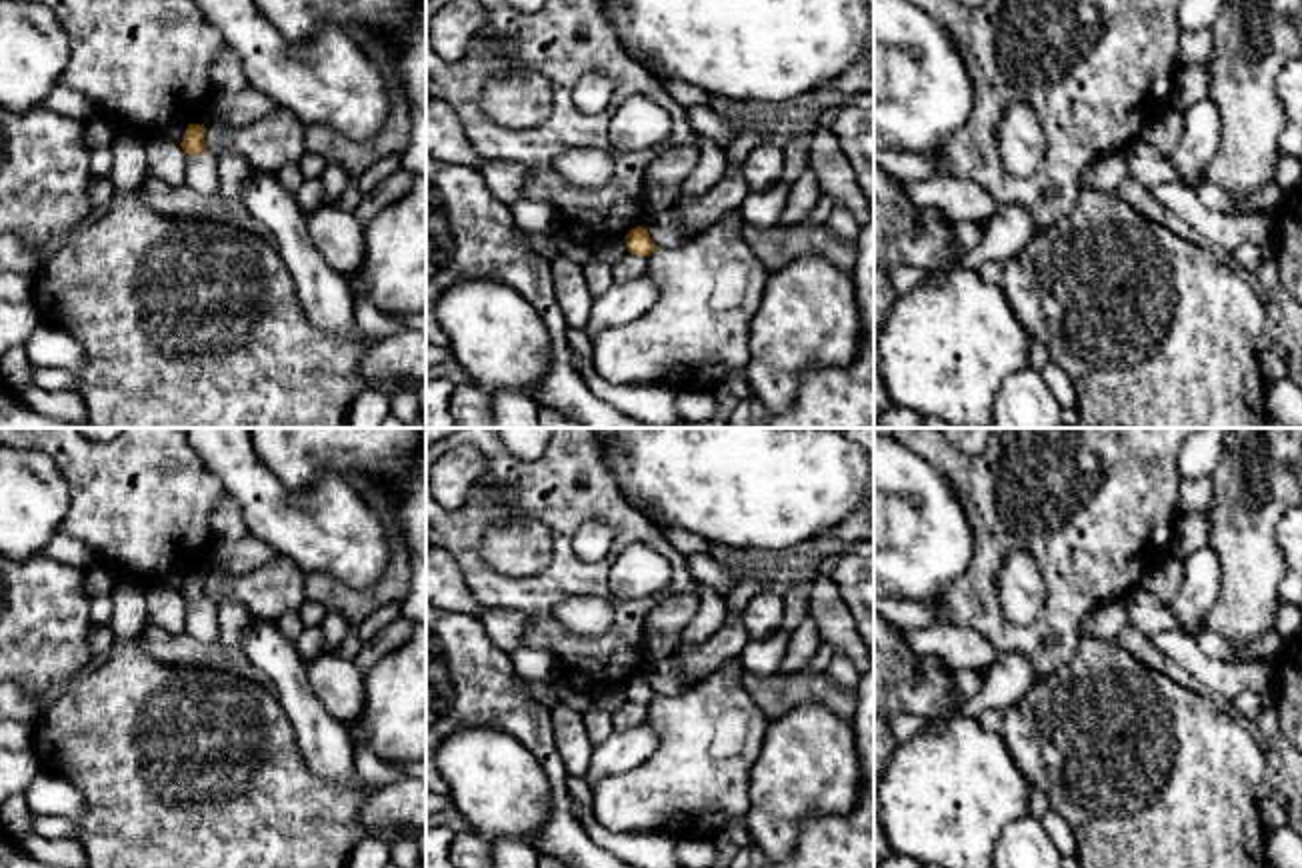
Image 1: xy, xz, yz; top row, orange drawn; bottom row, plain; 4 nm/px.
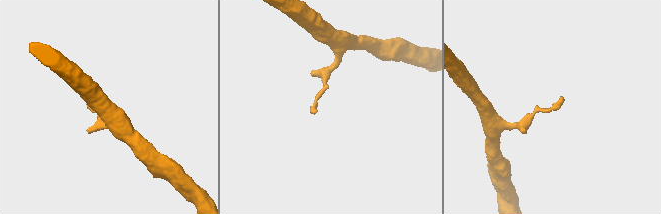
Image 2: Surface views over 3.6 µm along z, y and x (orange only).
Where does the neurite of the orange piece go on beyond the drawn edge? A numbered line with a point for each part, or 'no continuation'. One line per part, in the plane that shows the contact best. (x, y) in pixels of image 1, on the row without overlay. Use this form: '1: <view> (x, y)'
no continuation

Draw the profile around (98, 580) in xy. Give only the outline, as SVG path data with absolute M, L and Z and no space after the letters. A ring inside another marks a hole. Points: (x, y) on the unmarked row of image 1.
M102 562L90 564L84 570L86 570L84 586L88 594L92 596L110 594L116 588L110 570Z

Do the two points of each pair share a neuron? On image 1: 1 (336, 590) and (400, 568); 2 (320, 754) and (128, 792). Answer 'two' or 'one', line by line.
1: one
2: two

